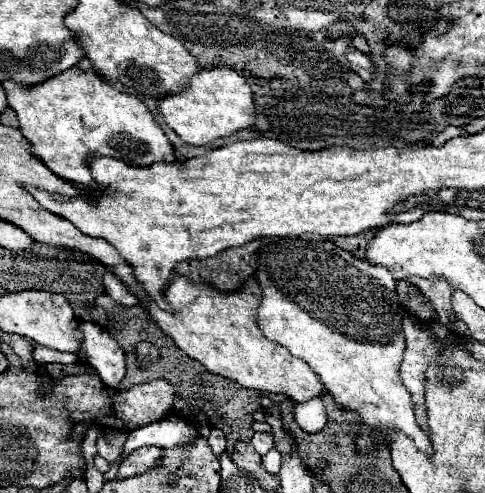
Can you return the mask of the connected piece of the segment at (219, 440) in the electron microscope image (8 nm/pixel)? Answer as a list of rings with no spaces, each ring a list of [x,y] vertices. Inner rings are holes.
[[[212,428],[210,438],[208,438],[208,444],[210,444],[210,448],[212,448],[212,452],[216,456],[224,454],[226,452],[226,436],[224,436],[224,432],[220,432],[218,428]]]

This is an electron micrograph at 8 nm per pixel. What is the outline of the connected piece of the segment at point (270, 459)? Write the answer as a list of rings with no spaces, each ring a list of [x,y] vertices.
[[[272,448],[272,450],[268,452],[268,456],[262,458],[262,464],[264,464],[264,468],[266,468],[270,474],[278,474],[278,470],[280,470],[280,466],[282,466],[282,454],[280,454],[276,448]]]

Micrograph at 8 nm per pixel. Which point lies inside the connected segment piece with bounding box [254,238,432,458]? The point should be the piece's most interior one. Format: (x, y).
(341, 315)

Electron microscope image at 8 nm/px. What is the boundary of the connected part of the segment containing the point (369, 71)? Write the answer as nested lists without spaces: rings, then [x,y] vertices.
[[[350,48],[350,52],[348,52],[348,62],[352,64],[352,70],[362,76],[364,82],[370,82],[370,80],[372,80],[374,64],[370,62],[370,58],[368,58],[366,54],[362,54],[362,52],[356,50],[356,48]]]

